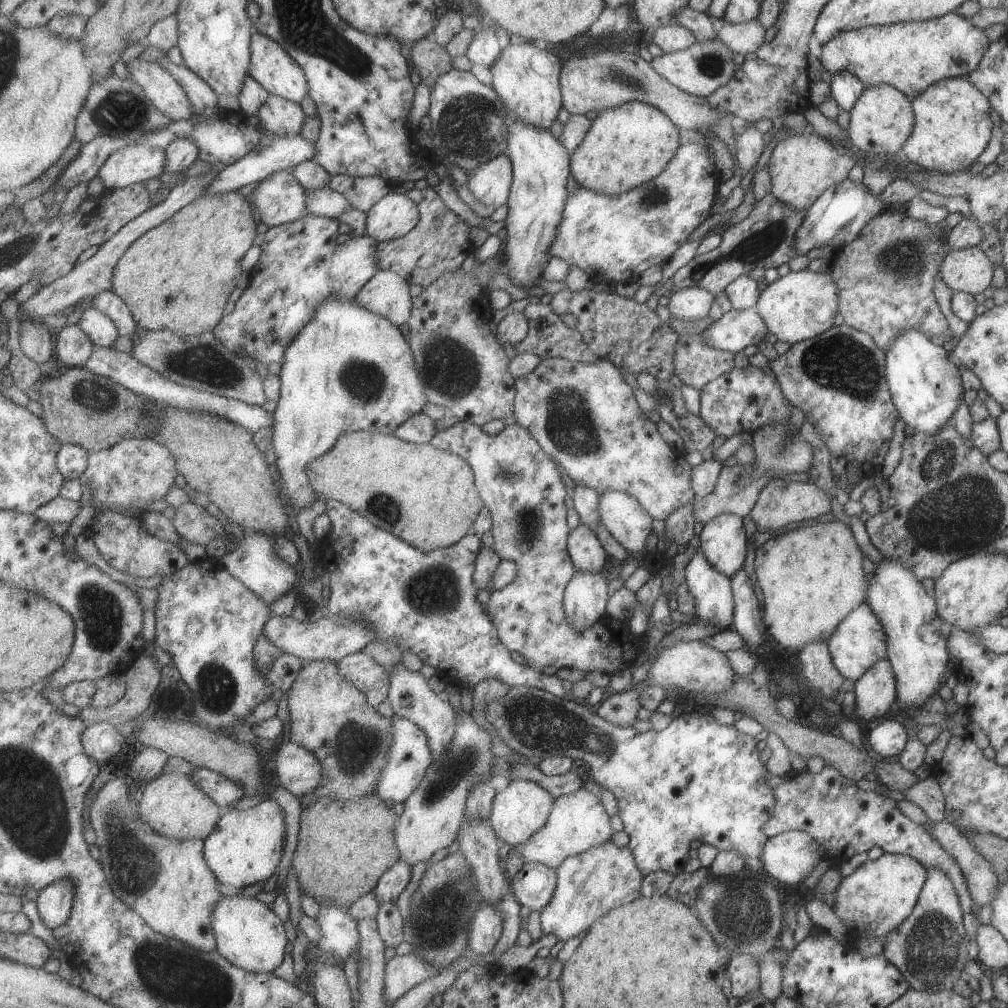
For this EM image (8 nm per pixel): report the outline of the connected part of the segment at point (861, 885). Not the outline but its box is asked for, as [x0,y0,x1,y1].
[832,853,927,941]

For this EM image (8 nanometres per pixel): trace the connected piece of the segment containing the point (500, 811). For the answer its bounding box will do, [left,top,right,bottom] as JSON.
[491,779,557,848]

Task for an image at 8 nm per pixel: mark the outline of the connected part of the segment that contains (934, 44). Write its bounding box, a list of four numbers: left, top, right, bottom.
[821,10,990,100]

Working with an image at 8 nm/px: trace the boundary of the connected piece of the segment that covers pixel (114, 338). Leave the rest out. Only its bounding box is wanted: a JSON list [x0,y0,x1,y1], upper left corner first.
[78,307,121,347]

